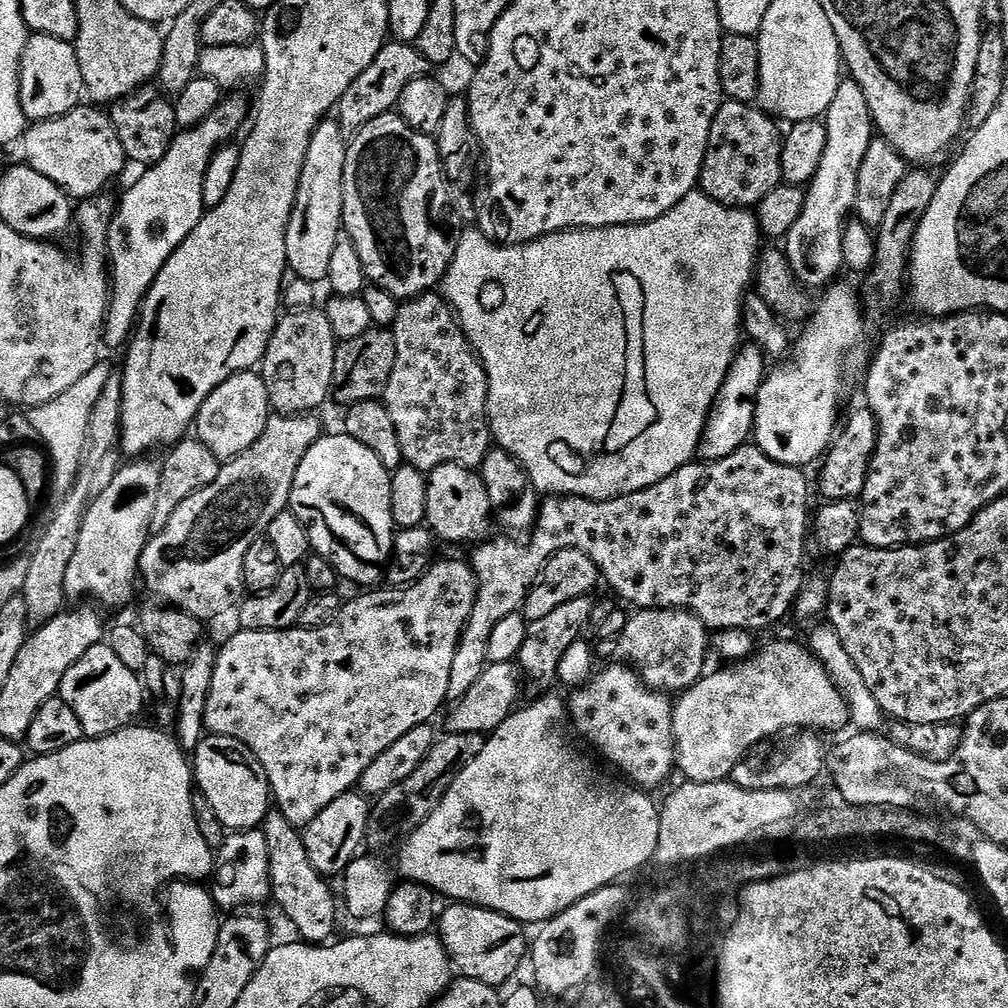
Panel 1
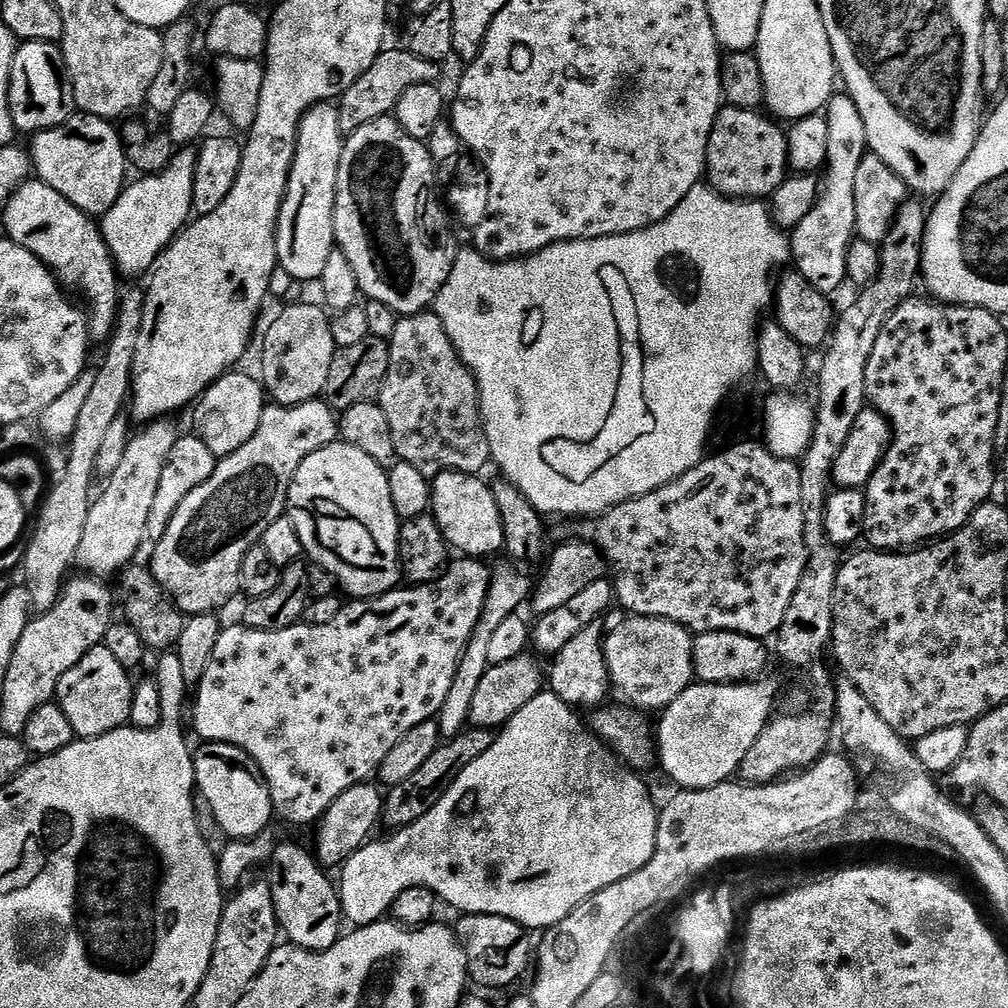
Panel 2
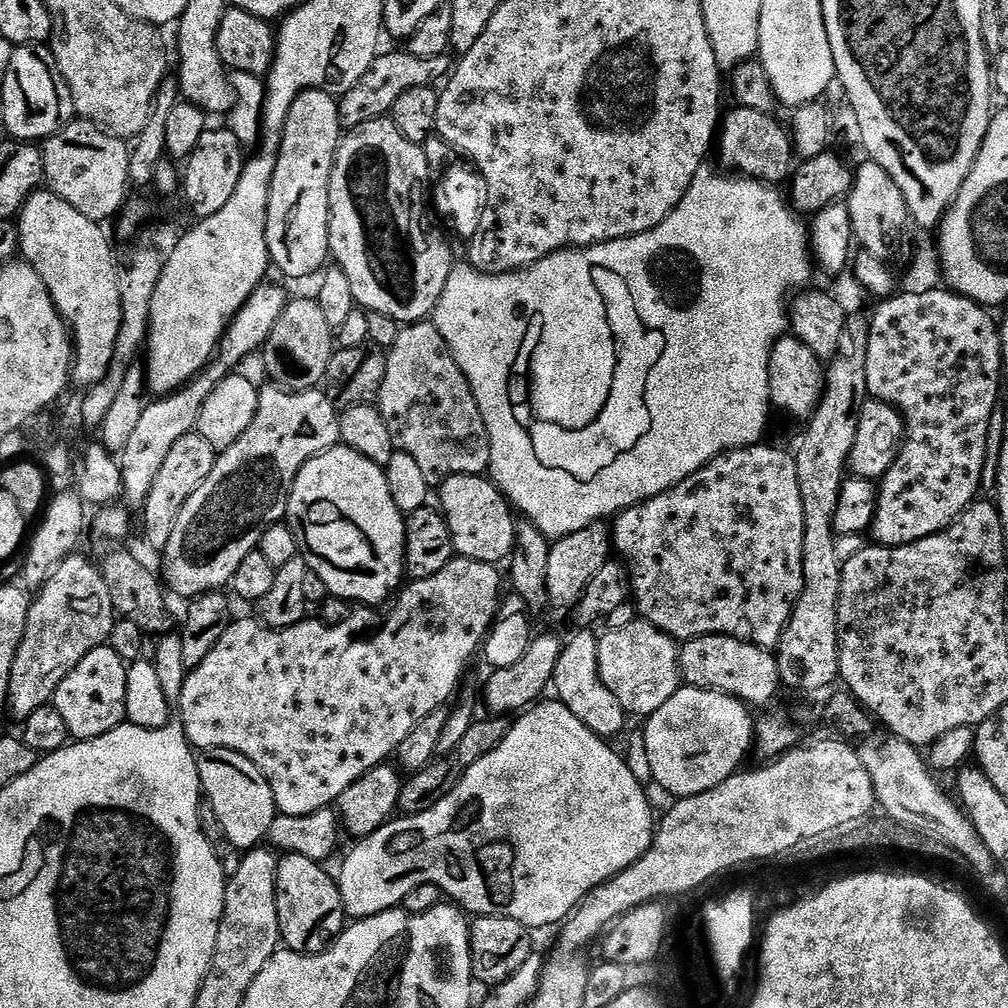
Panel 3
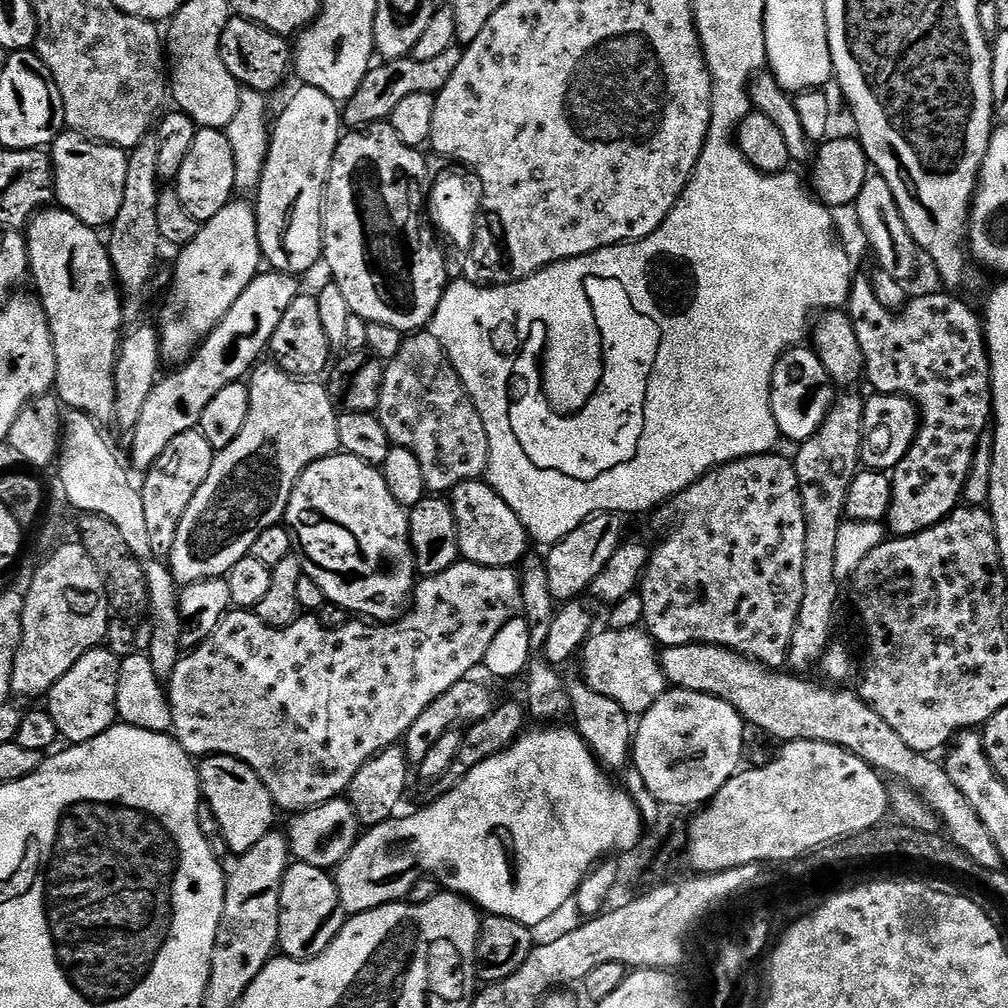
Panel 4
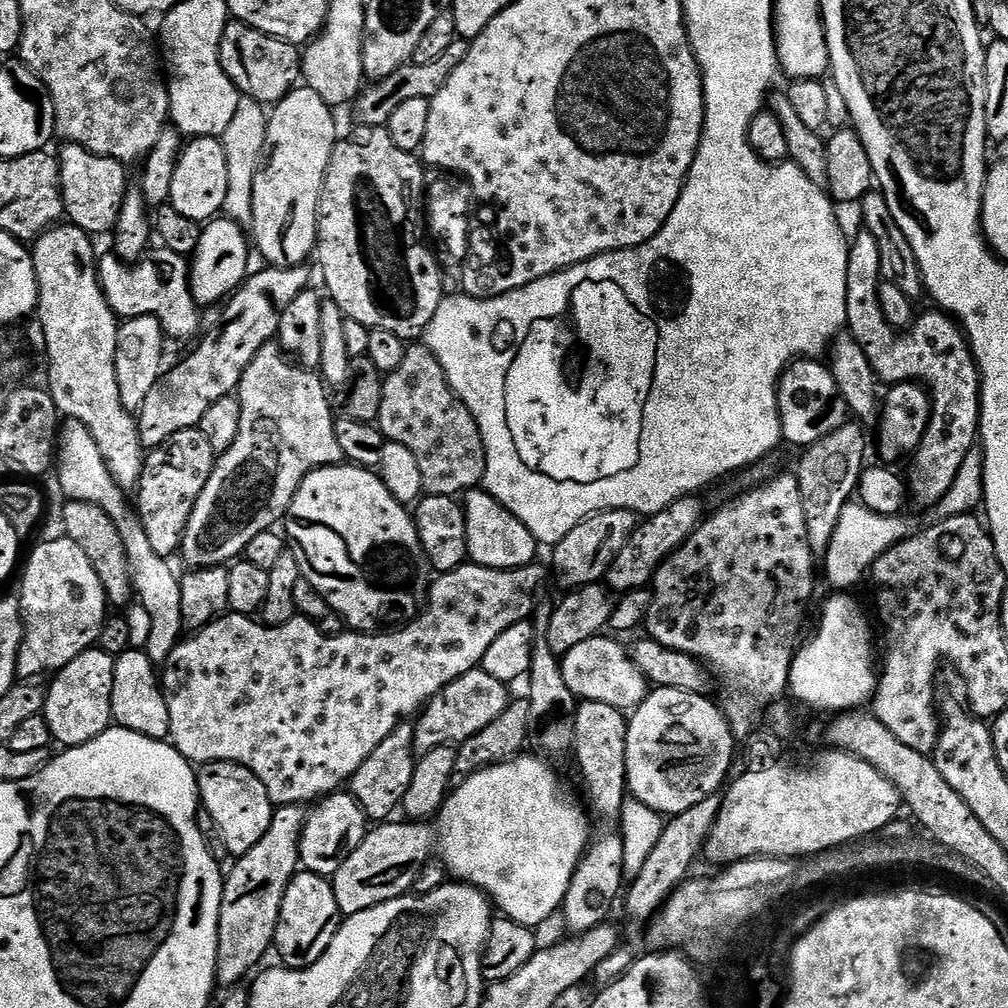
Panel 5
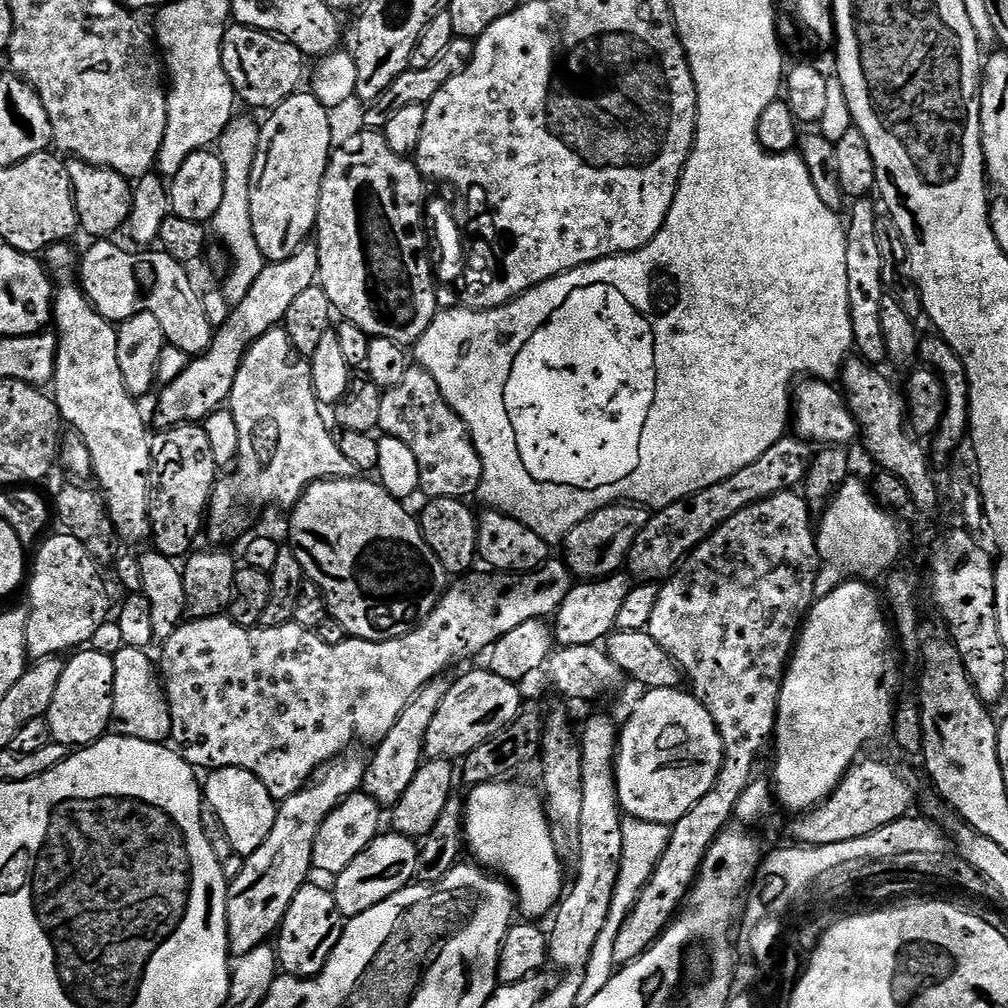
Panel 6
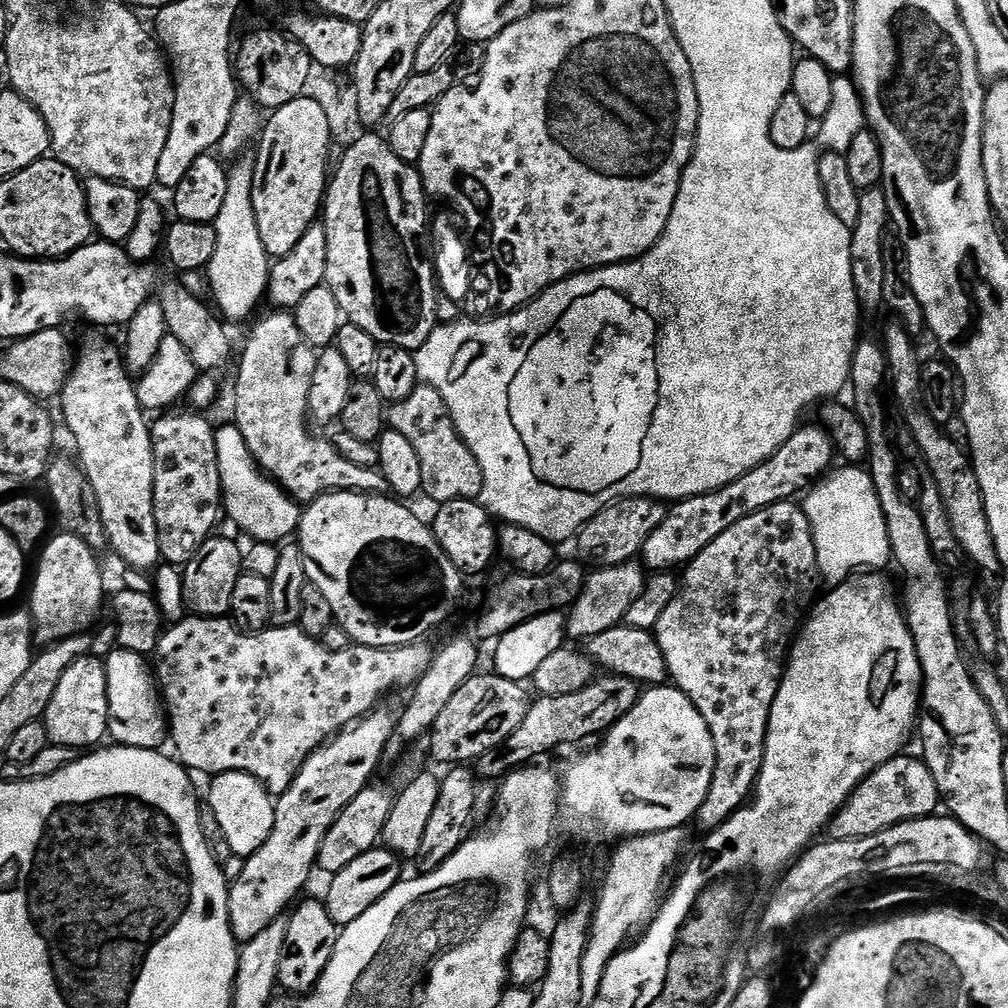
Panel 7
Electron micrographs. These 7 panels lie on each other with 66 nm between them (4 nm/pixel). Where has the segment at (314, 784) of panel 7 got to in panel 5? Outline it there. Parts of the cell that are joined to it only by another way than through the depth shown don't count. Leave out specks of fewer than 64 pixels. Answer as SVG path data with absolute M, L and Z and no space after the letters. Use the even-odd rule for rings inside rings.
M281 804L273 811L272 821L270 822L270 830L266 830L266 834L262 834L262 842L258 842L258 846L254 846L254 850L250 850L246 855L239 857L235 861L236 864L232 868L232 873L227 873L224 882L224 893L222 894L222 906L220 907L220 925L218 926L218 958L216 959L216 983L217 985L224 986L224 984L232 984L228 986L236 986L239 980L244 980L248 975L253 975L252 968L259 969L261 967L260 959L267 954L268 948L273 947L276 939L276 927L278 926L278 918L280 917L280 911L282 910L282 898L286 894L288 884L296 877L298 869L301 867L300 860L300 837L303 834L305 824L306 812L301 805L298 804Z

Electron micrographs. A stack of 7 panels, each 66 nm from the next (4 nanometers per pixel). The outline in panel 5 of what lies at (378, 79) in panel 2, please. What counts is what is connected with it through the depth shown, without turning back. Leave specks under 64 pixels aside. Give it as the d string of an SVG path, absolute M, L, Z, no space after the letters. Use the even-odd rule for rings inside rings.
M458 38L454 42L450 42L446 51L439 58L434 58L434 62L425 64L409 62L398 70L394 70L394 74L390 74L390 78L382 78L369 83L354 101L355 119L365 128L379 128L387 125L390 114L394 114L394 110L398 110L398 106L403 106L407 100L413 98L431 100L434 94L438 94L438 90L442 90L442 86L446 86L446 78L450 78L450 74L454 74L454 70L458 70L462 58L466 58L468 46L469 41Z

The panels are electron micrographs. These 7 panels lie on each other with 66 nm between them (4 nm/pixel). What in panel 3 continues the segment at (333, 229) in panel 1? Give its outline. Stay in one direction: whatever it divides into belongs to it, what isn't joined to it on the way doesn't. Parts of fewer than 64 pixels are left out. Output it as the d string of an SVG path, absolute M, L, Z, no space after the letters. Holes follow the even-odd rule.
M301 92L286 118L266 214L268 259L275 271L292 280L315 277L329 263L330 178L341 139L337 97L331 92Z

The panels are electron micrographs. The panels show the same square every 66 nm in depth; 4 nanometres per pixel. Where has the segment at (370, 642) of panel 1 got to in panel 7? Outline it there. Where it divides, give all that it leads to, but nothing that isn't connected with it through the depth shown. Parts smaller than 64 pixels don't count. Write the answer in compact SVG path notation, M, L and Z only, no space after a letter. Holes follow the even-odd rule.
M561 559L552 571L543 576L531 574L511 574L488 596L488 605L480 616L480 632L484 636L499 638L514 626L526 622L540 612L564 610L571 606L580 596L586 579L586 568L576 560ZM185 615L183 620L177 620L171 625L172 628L159 637L159 644L154 651L154 675L158 681L158 687L162 693L162 699L166 705L168 727L170 729L170 744L176 747L175 759L179 760L185 768L196 774L203 774L207 768L221 768L223 772L245 772L250 774L256 781L273 797L280 797L283 792L294 782L298 770L326 741L331 740L337 732L341 732L356 720L361 720L368 713L373 712L381 703L380 700L387 692L395 688L411 689L416 681L422 678L422 674L432 662L433 649L427 648L427 643L403 644L397 648L366 648L353 646L346 650L326 650L326 646L317 637L308 636L299 626L290 628L277 628L269 626L262 632L241 632L231 619L217 618L214 616Z

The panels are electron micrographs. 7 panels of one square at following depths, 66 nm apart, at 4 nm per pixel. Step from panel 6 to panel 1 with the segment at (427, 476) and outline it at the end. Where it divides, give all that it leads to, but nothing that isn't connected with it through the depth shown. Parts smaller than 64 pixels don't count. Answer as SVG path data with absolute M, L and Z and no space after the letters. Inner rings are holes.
M435 291L426 292L401 303L398 318L392 323L390 331L396 357L382 403L386 410L390 410L394 430L398 430L398 446L402 446L407 467L425 474L443 464L479 469L493 443L492 430L488 426L488 379L484 364L466 338L456 313L443 295Z

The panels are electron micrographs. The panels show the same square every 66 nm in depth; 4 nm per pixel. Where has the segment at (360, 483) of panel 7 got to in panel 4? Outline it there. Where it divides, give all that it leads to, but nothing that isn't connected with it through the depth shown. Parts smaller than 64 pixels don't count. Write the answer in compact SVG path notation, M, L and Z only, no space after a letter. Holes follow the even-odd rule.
M260 366L251 373L247 381L250 414L246 414L246 422L242 422L238 438L234 438L230 446L216 452L214 462L210 466L210 478L202 482L198 494L194 494L194 502L190 502L186 514L182 514L178 534L174 538L174 550L170 550L166 558L177 585L227 577L237 562L242 562L242 558L249 556L258 534L283 521L290 494L300 475L314 462L340 452L336 421L338 408L332 405L327 390L316 383L320 382L291 376L275 366Z

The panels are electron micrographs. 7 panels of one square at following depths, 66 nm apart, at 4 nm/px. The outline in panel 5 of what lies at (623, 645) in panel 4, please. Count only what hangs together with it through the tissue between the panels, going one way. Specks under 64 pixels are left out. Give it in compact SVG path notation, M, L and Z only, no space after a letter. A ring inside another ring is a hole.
M601 634L586 638L586 642L578 642L578 646L574 646L574 650L570 650L560 660L562 677L581 701L605 703L627 713L648 697L650 685L642 670L638 670L638 666L632 661L629 649L623 648L611 638L616 639L611 635Z

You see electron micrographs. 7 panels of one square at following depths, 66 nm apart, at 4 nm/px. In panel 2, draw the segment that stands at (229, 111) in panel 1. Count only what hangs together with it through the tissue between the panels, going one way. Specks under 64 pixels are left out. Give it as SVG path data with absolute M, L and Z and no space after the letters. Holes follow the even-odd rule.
M184 146L173 155L162 172L144 174L127 185L118 202L102 217L102 231L108 252L119 271L140 276L159 260L165 248L184 231L193 219L192 187L196 173L196 152Z

